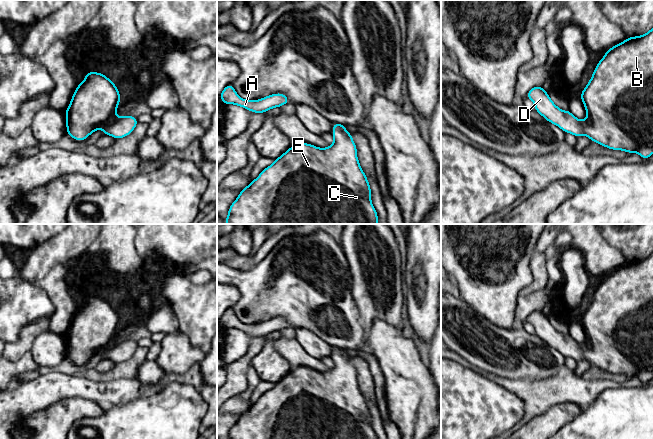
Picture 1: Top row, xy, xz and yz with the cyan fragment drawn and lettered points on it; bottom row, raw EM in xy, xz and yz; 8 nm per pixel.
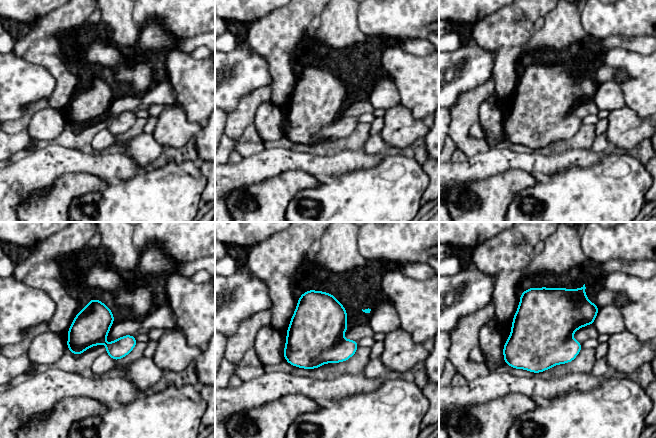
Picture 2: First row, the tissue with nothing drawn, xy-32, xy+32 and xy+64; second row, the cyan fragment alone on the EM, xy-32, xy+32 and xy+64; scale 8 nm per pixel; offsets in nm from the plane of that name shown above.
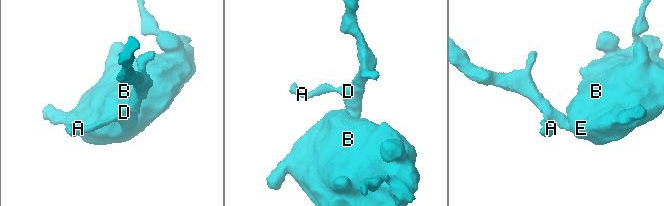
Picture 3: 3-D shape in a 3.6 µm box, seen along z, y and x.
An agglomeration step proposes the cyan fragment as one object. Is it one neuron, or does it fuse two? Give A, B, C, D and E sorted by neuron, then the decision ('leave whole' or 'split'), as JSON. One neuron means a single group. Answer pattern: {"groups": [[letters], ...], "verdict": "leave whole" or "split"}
{"groups": [["A", "B", "C", "D", "E"]], "verdict": "leave whole"}

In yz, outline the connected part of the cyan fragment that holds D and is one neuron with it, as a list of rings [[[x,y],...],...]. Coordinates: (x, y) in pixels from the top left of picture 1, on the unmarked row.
[[[653,252],[644,259],[629,261],[606,274],[606,278],[595,291],[590,305],[580,319],[587,337],[586,344],[581,345],[569,334],[563,335],[558,332],[541,310],[531,312],[526,321],[533,325],[535,335],[565,357],[571,357],[576,361],[586,359],[591,365],[604,371],[624,374],[627,377],[636,376],[647,384],[653,378]]]

